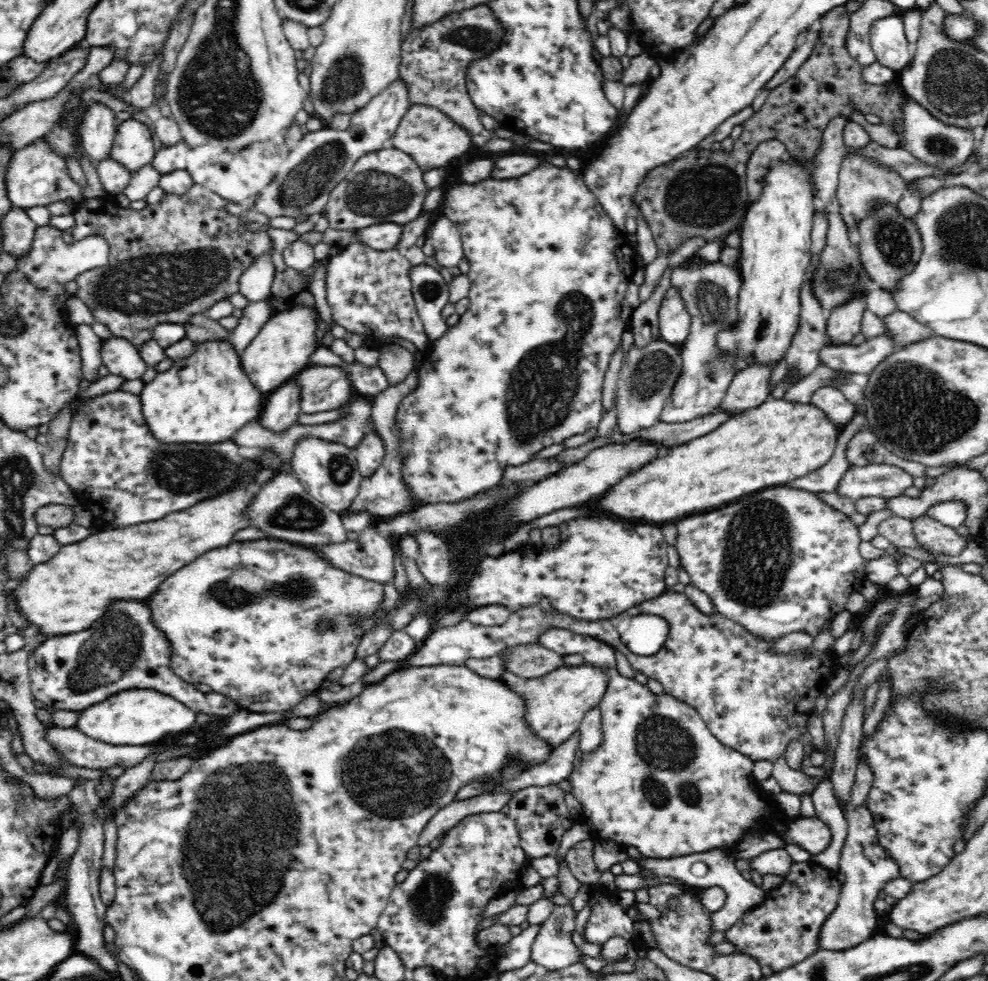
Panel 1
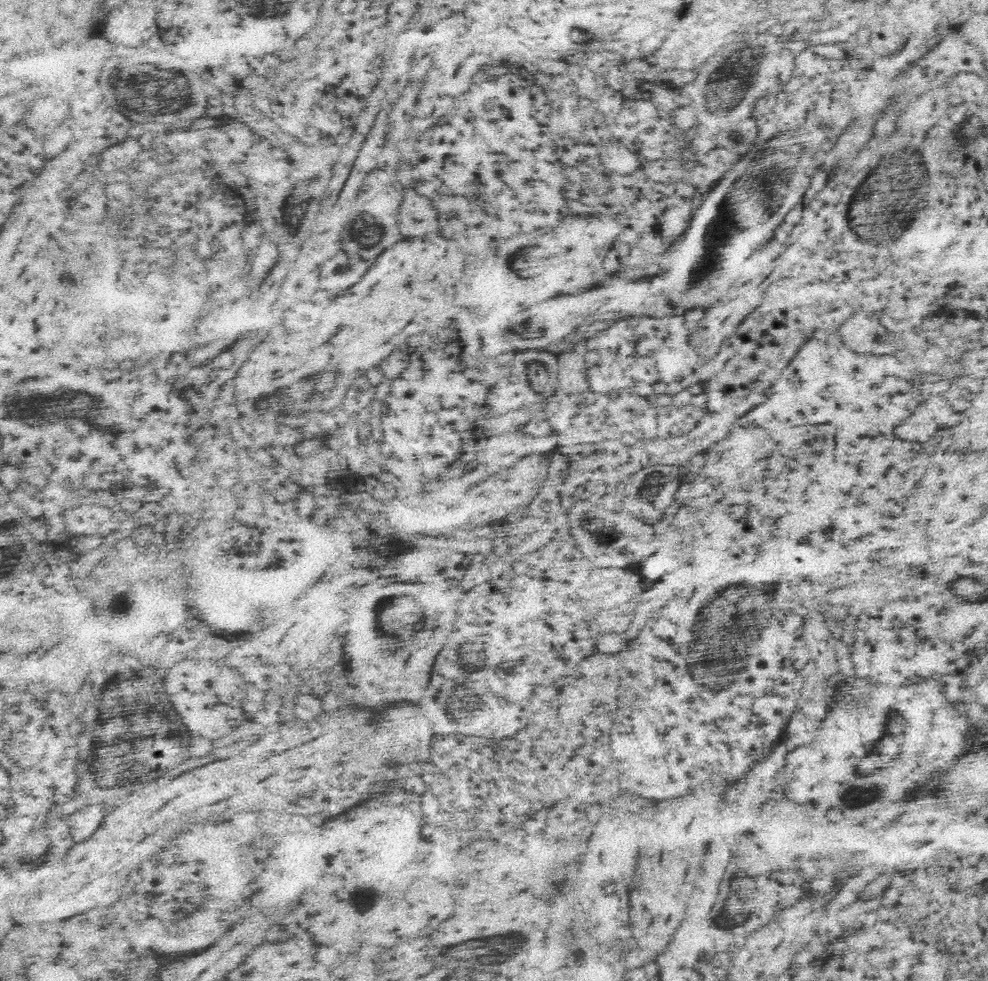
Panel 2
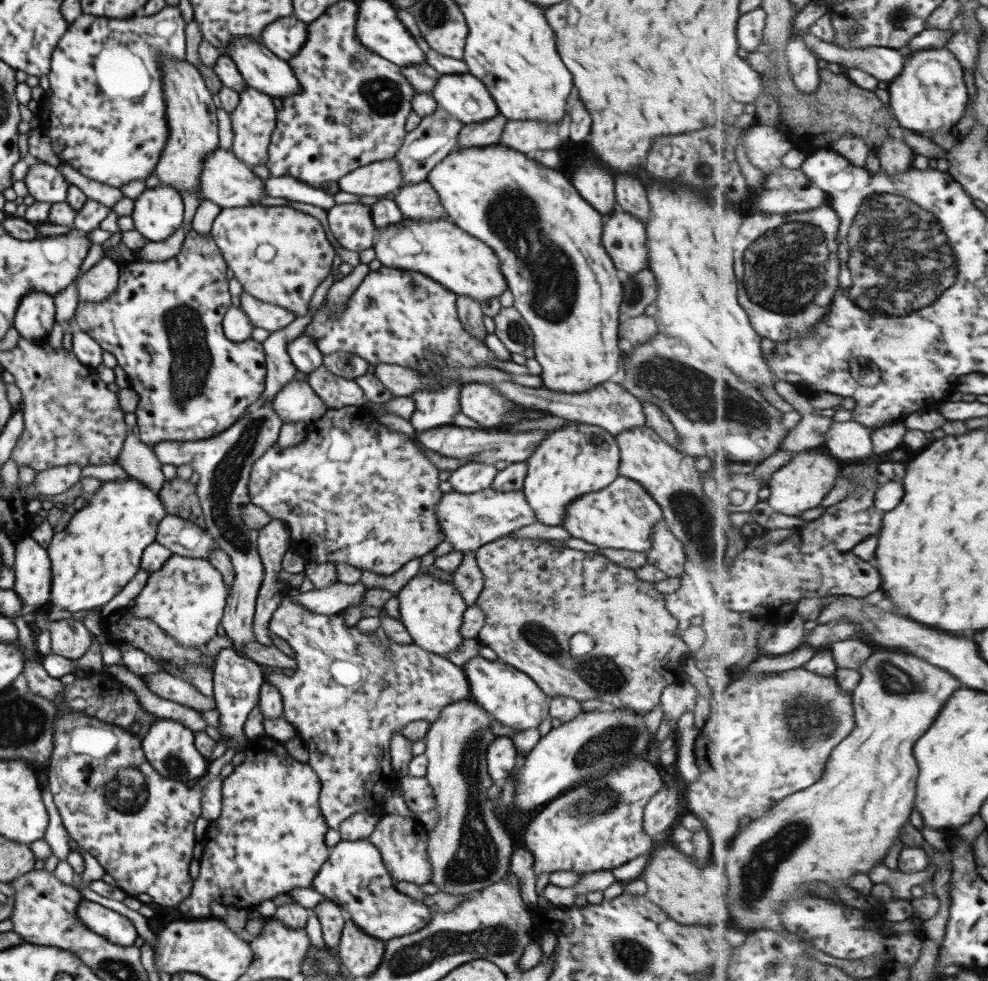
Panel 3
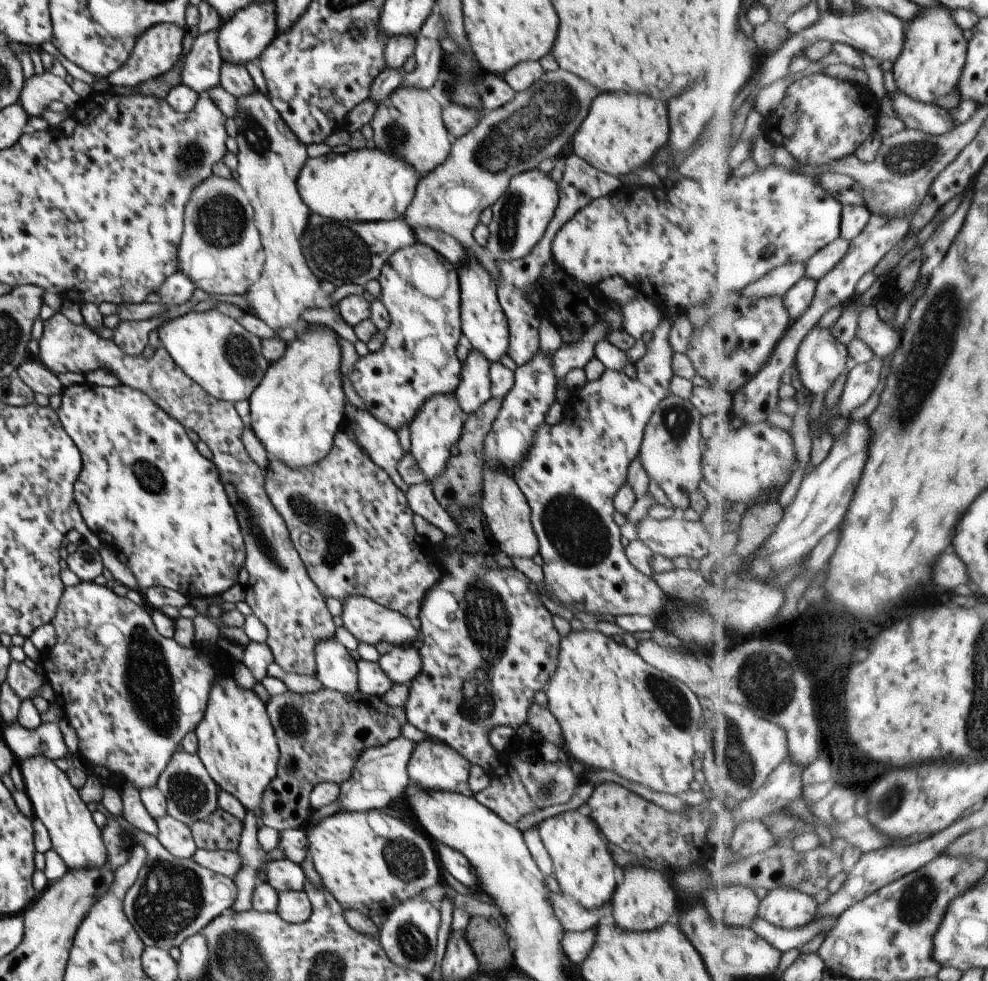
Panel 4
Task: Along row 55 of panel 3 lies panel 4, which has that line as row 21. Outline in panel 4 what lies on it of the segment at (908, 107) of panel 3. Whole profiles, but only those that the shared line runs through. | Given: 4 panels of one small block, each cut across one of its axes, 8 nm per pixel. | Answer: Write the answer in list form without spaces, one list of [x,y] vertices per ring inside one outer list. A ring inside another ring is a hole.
[[[944,5],[925,6],[921,14],[905,26],[903,50],[893,64],[899,90],[923,104],[935,104],[941,96],[957,93],[965,71],[970,41],[965,40],[963,30],[955,24],[950,12]]]

